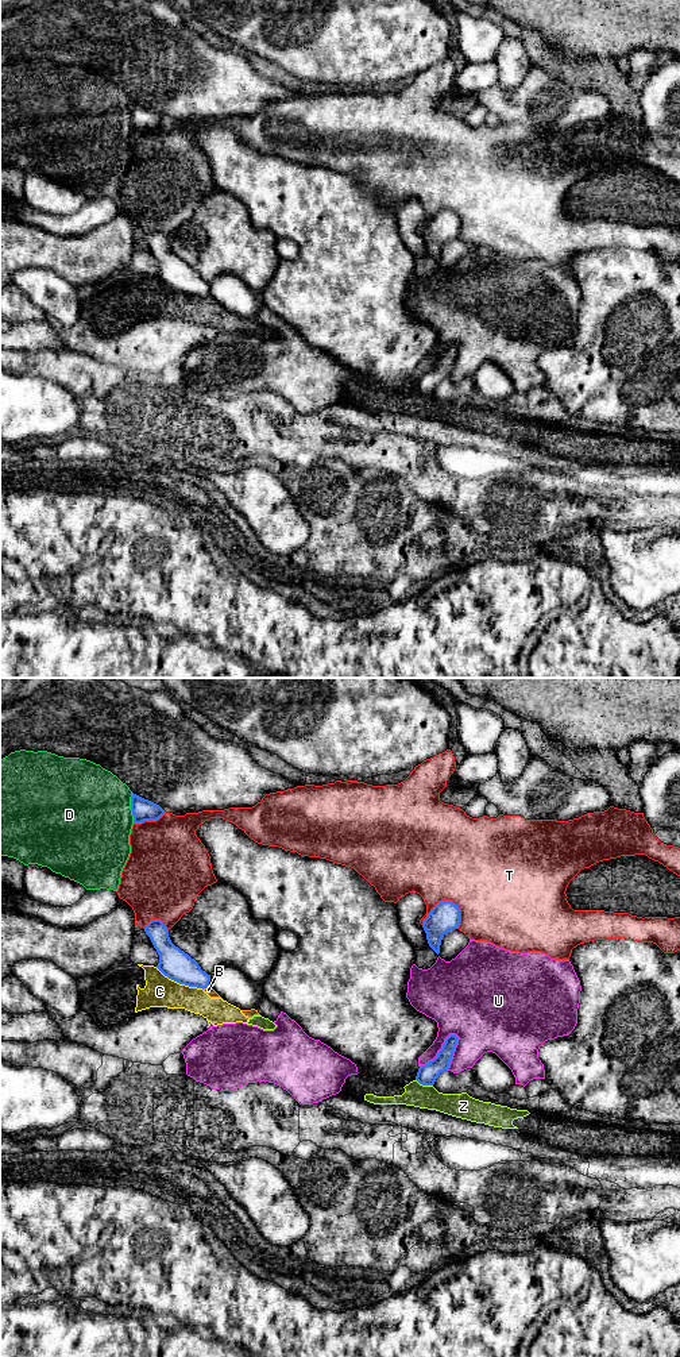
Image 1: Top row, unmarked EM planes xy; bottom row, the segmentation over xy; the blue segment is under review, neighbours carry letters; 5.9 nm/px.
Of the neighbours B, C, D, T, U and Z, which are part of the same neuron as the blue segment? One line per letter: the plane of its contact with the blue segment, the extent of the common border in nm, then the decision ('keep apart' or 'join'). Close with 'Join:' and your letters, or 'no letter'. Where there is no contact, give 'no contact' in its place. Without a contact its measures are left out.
B: contact in xy; length 40 nm; keep apart
C: contact in xy; length 320 nm; keep apart
D: contact in xy; length 180 nm; keep apart
T: contact in xy; length 260 nm; keep apart
U: contact in xy; length 300 nm; keep apart
Z: contact in xy; length 110 nm; keep apart
Join: no letter

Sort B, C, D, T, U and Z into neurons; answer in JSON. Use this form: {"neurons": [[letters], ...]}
{"neurons": [["B", "C", "Z"], ["D"], ["T"], ["U"]]}

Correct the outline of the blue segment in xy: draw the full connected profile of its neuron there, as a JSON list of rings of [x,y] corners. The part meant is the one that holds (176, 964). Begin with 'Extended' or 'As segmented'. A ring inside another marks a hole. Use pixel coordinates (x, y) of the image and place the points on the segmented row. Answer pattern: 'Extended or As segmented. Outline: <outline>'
As segmented. Outline: [[[151,920],[144,932],[159,955],[157,968],[165,976],[189,987],[202,990],[209,987],[210,975],[202,971],[194,959],[171,942],[169,930],[161,920]]]

